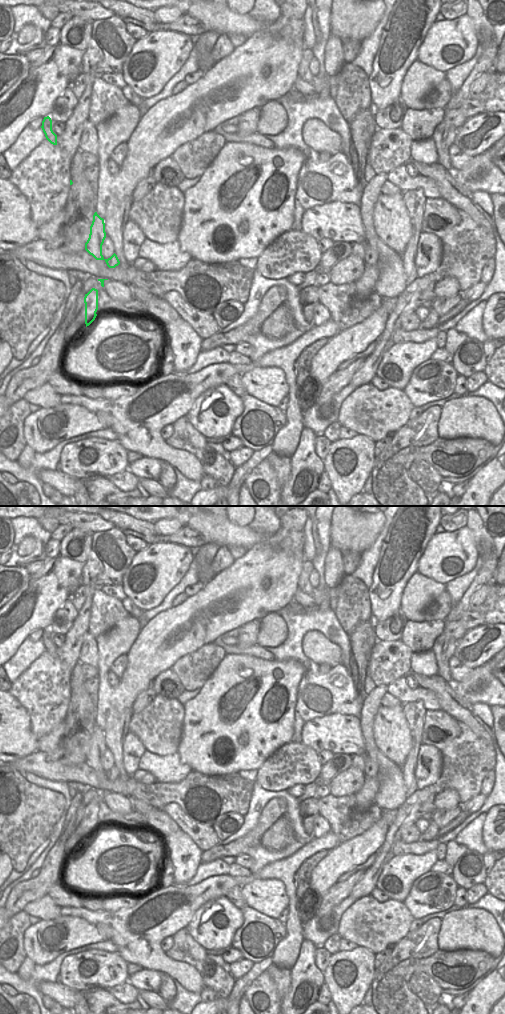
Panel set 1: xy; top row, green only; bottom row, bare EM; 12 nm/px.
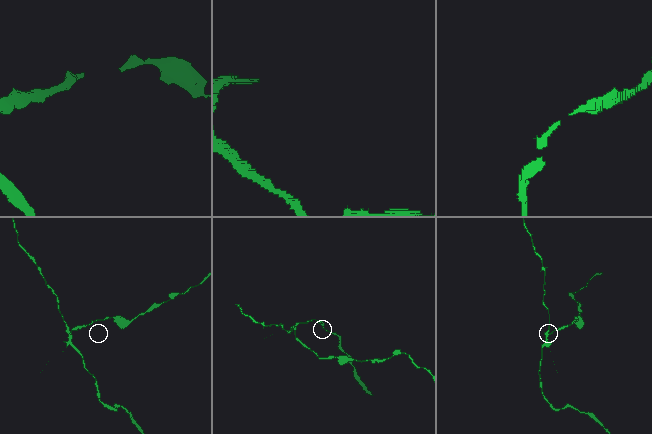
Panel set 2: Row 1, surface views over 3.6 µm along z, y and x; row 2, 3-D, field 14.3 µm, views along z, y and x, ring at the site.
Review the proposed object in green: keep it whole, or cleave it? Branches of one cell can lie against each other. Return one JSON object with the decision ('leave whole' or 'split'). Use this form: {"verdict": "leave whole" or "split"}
{"verdict": "split"}

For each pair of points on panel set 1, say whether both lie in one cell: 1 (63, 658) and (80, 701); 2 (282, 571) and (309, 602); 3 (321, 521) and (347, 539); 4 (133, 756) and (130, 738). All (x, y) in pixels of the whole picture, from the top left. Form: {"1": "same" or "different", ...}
{"1": "different", "2": "different", "3": "different", "4": "same"}

